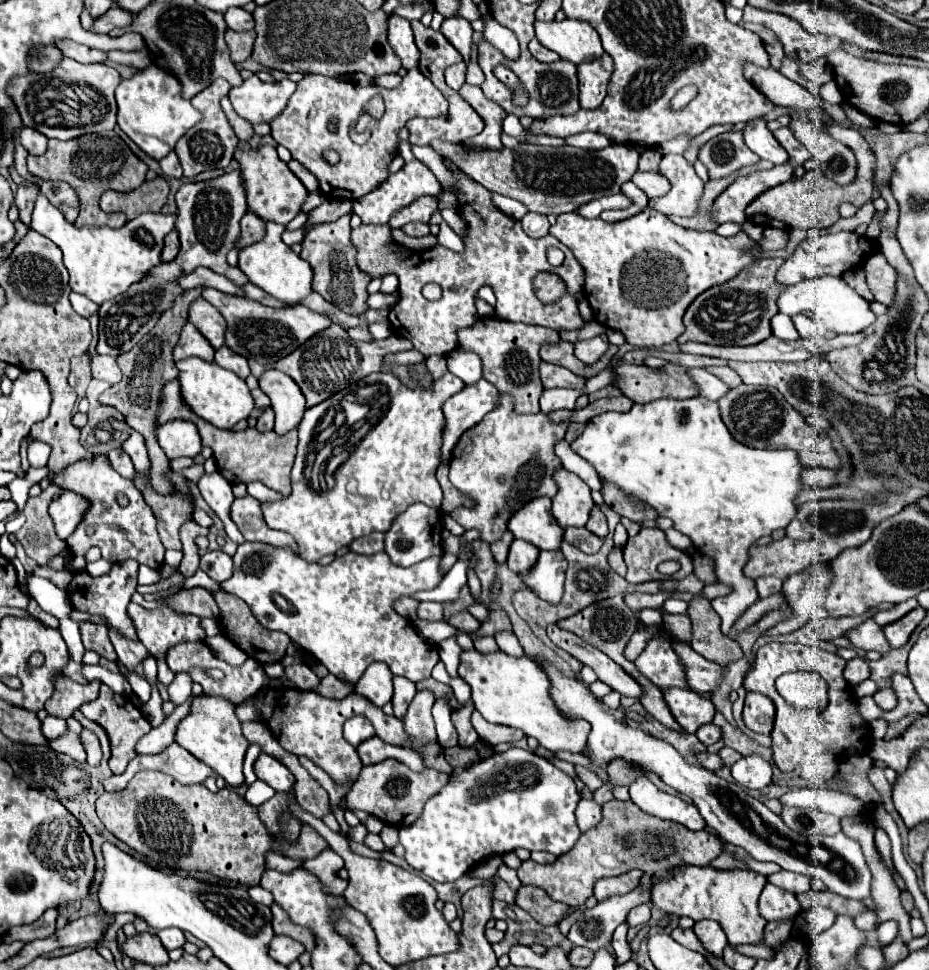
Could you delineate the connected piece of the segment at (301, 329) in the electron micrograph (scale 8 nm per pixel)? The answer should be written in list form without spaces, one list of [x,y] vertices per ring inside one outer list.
[[[204,288],[202,296],[226,318],[226,346],[232,348],[236,354],[252,358],[260,364],[276,364],[280,358],[288,356],[300,344],[304,344],[310,336],[332,324],[328,318],[302,304],[290,308],[268,308],[254,300],[224,294],[214,288]]]

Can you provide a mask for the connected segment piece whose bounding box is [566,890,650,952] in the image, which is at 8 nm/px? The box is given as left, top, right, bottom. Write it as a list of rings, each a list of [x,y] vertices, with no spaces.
[[[650,890],[648,892],[630,892],[626,896],[612,896],[610,900],[598,902],[596,908],[586,908],[584,914],[578,918],[578,922],[570,928],[568,940],[574,946],[584,946],[590,950],[598,950],[602,946],[610,944],[612,932],[618,924],[622,924],[628,916],[628,912],[638,906],[650,902]]]

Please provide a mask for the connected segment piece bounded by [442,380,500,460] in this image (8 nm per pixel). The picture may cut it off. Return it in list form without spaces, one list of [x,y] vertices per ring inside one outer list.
[[[480,380],[472,386],[466,386],[462,392],[448,398],[442,406],[446,416],[442,460],[450,458],[450,452],[458,442],[458,438],[462,436],[462,432],[478,424],[482,416],[494,410],[498,404],[500,404],[500,392],[488,380]]]

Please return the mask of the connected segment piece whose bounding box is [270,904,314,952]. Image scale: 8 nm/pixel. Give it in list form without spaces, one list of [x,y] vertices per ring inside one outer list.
[[[272,904],[270,910],[272,910],[272,916],[274,916],[272,918],[274,934],[284,934],[284,936],[290,936],[290,938],[302,942],[308,952],[314,948],[314,938],[306,928],[302,928],[298,924],[292,924],[290,918],[286,914],[282,914],[282,908],[278,908],[278,904]]]

